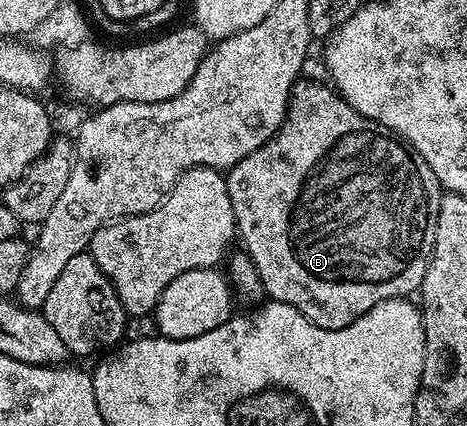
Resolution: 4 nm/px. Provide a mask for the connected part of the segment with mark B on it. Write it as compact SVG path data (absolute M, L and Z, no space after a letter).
M299 77L290 89L290 105L286 107L286 119L282 121L282 127L277 134L268 139L259 150L244 156L244 160L231 166L225 171L224 177L228 188L228 200L232 200L234 224L240 246L242 242L241 249L252 260L260 276L265 297L296 308L296 312L308 316L308 320L312 320L312 324L320 328L339 330L348 328L348 324L360 320L360 316L364 316L376 304L389 298L413 295L413 290L415 293L421 287L436 240L436 220L444 191L432 168L428 168L424 156L420 156L420 152L411 150L384 124L360 116L360 112L356 112L356 108L346 103L329 85L321 86L320 83L306 77Z

